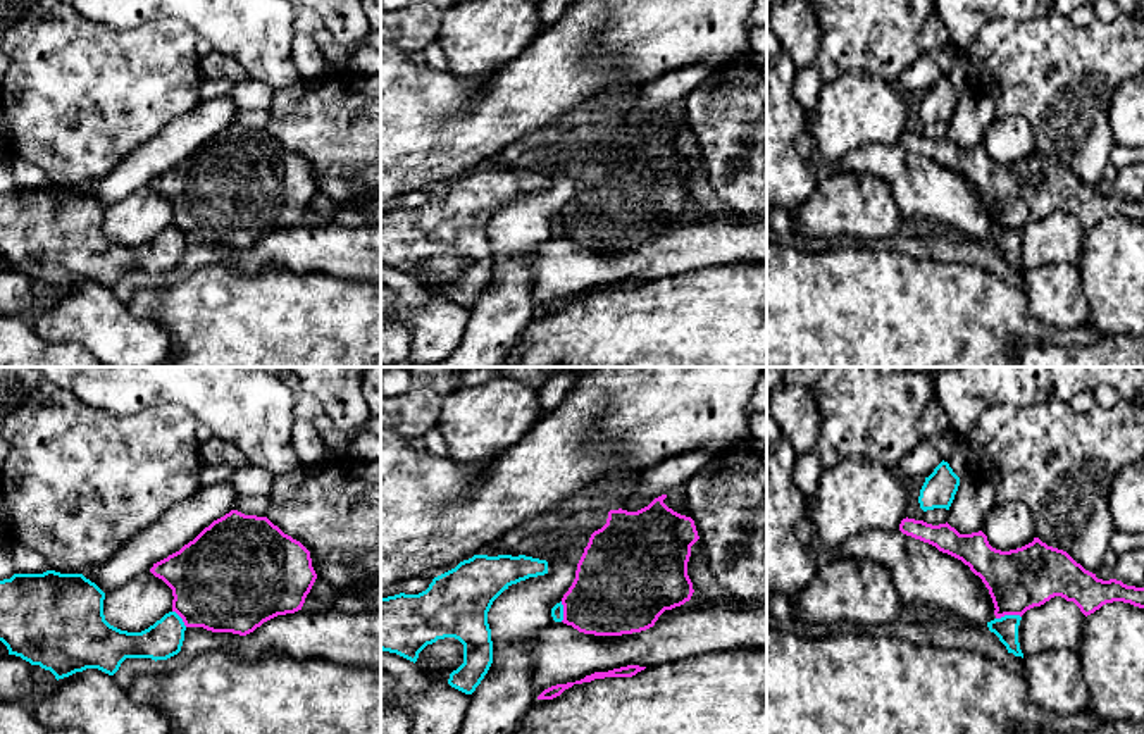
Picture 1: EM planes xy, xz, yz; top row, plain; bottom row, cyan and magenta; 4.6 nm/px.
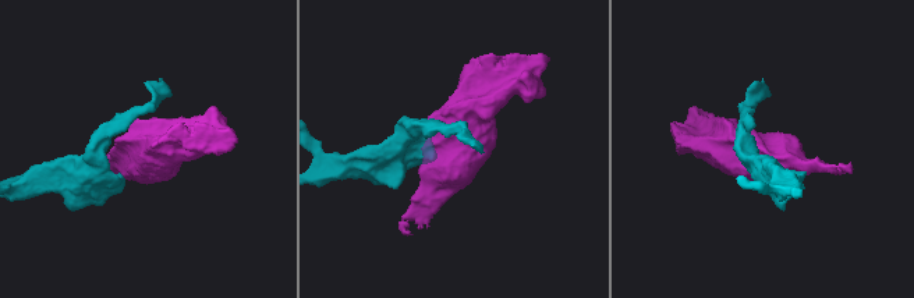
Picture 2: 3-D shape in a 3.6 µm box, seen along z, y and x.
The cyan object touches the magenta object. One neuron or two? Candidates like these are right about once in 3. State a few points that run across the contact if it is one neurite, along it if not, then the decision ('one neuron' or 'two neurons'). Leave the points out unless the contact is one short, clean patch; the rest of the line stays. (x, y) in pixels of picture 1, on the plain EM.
yz (1020, 230), (1001, 230), (996, 233) | two neurons

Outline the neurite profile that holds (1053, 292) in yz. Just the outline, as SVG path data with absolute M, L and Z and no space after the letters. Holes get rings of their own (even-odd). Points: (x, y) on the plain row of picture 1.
M1048 264L1023 271L1032 314L1046 329L1077 329L1089 320L1079 265Z

